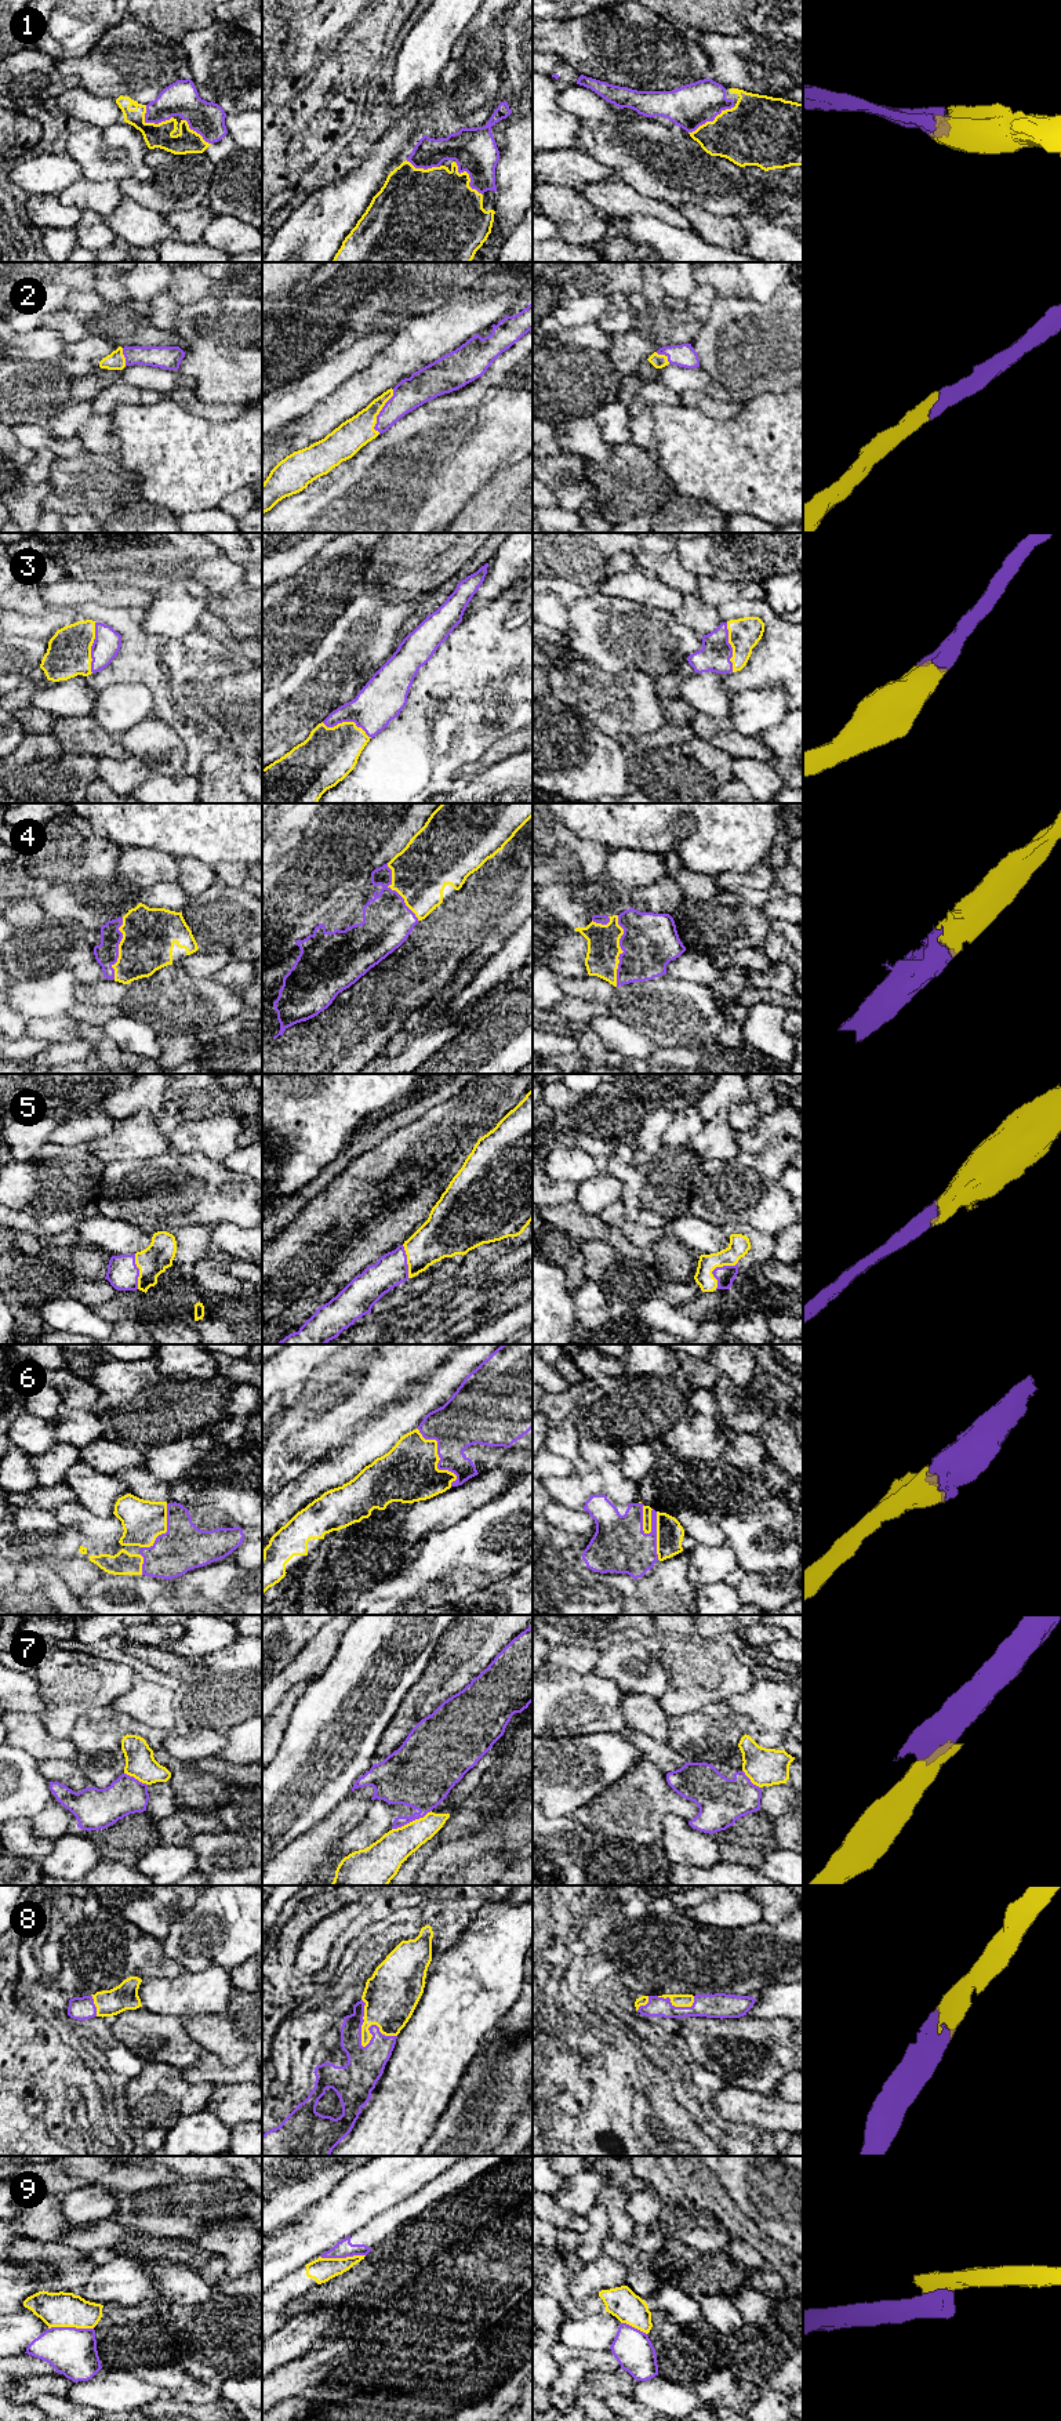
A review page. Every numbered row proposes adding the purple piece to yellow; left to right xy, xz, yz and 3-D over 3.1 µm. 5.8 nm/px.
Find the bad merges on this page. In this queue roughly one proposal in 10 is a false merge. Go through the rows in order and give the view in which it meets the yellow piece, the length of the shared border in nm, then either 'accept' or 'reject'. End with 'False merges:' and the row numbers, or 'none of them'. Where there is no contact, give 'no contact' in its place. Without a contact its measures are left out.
1: contact in yz; length 320 nm; accept
2: contact in xz; length 280 nm; accept
3: contact in xz; length 300 nm; accept
4: contact in yz; length 420 nm; accept
5: contact in yz; length 220 nm; accept
6: contact in xz; length 400 nm; accept
7: contact in xz; length 260 nm; reject
8: contact in xz; length 300 nm; accept
9: contact in xy; length 260 nm; reject
False merges: 7, 9

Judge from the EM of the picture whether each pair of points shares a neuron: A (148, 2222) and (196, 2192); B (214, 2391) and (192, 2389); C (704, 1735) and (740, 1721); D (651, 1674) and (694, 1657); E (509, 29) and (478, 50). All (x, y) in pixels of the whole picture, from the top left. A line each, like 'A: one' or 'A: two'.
A: one
B: one
C: one
D: two
E: two

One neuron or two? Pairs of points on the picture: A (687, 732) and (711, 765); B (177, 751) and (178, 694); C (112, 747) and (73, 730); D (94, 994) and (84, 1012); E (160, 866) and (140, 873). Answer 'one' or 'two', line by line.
A: two
B: two
C: one
D: two
E: one

